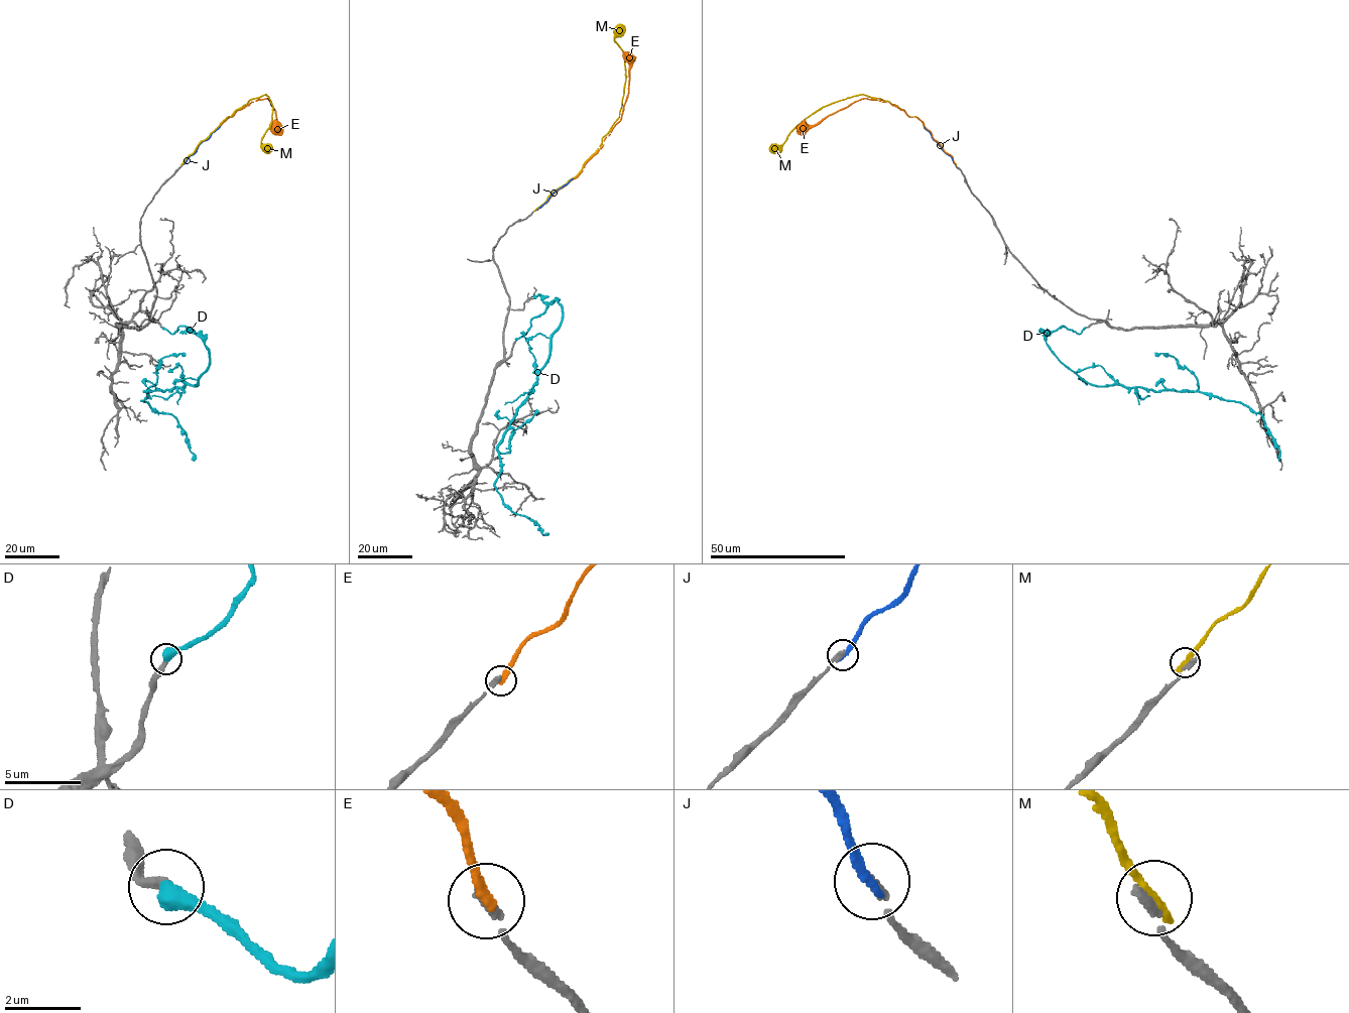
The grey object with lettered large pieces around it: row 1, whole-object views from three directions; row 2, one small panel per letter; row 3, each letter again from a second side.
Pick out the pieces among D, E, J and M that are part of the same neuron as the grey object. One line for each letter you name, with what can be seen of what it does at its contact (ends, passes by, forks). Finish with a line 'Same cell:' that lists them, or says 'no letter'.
D: it ends
Same cell: D

